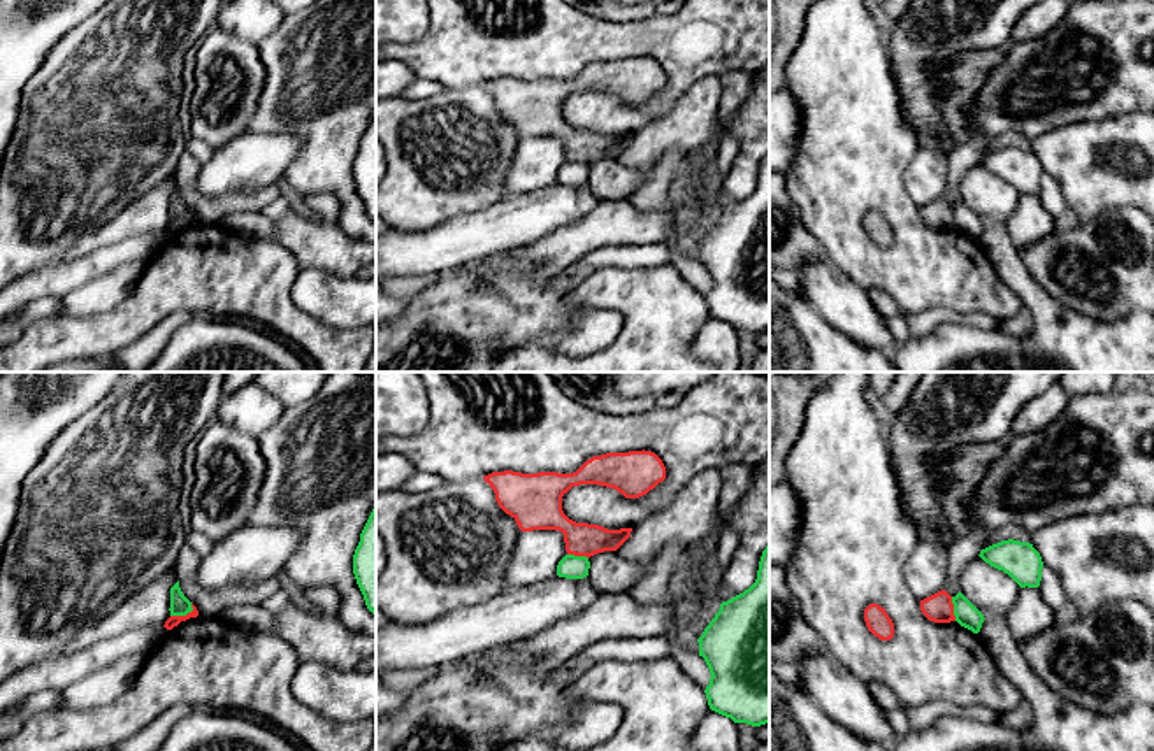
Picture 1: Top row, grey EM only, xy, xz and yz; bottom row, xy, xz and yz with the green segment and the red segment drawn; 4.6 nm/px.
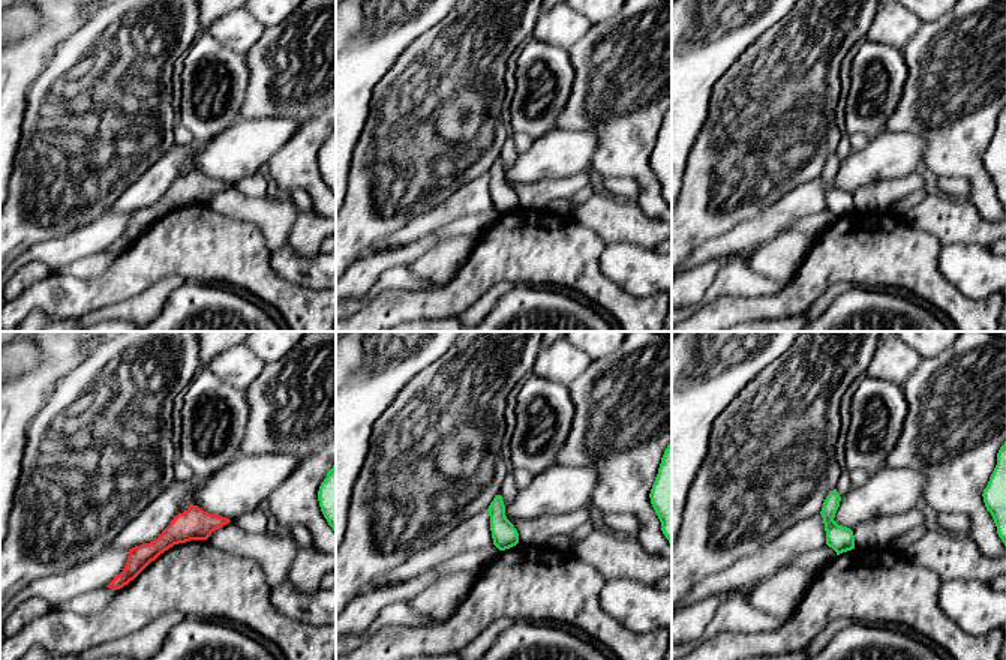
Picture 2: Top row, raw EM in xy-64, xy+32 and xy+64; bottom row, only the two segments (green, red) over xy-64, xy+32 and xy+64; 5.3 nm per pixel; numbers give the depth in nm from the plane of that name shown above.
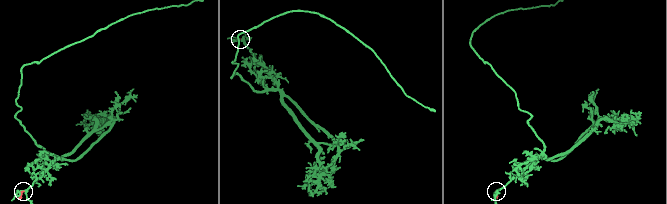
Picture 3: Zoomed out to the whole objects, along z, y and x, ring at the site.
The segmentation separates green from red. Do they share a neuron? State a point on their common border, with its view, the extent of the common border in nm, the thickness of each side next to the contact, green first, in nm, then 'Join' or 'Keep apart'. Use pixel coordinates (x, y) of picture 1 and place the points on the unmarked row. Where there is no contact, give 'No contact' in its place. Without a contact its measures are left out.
Touches green at xy (181, 221). Shared border 120 nm. Thickness 100 nm (green) against 50 nm. Keep apart

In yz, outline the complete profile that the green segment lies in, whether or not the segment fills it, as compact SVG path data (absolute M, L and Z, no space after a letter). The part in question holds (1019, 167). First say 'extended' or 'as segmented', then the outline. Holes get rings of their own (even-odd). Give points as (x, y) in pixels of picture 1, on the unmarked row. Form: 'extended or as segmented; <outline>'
as segmented; M1001 147L982 156L978 163L991 174L1008 181L1021 195L1040 193L1043 168L1029 149Z

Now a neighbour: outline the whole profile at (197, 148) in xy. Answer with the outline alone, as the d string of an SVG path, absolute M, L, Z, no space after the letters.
M188 135L186 139L186 151L198 161L198 163L206 163L214 149L202 139Z

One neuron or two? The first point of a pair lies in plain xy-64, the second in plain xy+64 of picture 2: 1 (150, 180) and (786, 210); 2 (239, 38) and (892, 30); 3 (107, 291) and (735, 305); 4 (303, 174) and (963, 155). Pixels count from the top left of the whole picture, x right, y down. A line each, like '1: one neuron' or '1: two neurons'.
1: one neuron
2: one neuron
3: one neuron
4: one neuron

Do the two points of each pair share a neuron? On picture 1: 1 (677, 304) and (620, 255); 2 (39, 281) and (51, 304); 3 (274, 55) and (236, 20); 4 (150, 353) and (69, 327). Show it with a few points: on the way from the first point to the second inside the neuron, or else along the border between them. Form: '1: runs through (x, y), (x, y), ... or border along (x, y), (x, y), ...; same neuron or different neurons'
1: border along (670, 262), (659, 267), (603, 265), (594, 271); different neurons
2: border along (60, 297), (37, 297), (18, 314); different neurons
3: border along (283, 18), (257, 46); different neurons
4: border along (160, 321), (111, 353); different neurons

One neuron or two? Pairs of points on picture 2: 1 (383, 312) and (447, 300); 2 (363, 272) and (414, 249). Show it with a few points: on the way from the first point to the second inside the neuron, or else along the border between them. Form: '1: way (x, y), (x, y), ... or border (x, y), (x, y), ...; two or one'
1: way (399, 306), (431, 303); one
2: way (375, 263), (402, 255); one

